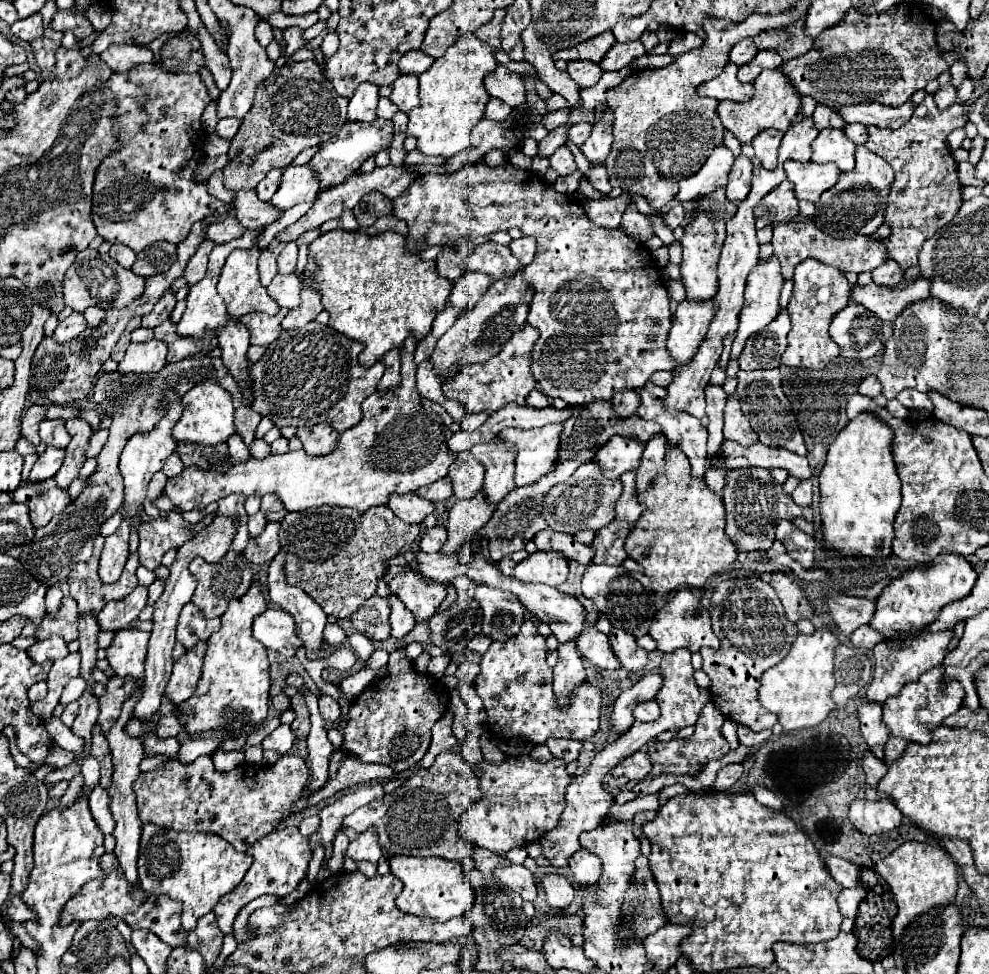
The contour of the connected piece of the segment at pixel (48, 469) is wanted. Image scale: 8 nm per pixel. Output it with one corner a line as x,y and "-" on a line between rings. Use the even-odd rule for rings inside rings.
48,447
44,453
38,455
38,461
34,463
32,471
30,471
30,481
44,481
54,477
54,473
60,469
62,461
64,461
66,451
60,447

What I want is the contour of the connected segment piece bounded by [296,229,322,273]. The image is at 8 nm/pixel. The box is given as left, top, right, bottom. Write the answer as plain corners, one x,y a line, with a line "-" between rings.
314,229
314,231
308,231
308,233
304,233
302,237
298,237
296,245
298,245
298,249
300,249
300,255
298,255
298,269
296,269
296,273
302,273
302,269
304,269
304,265
306,265
306,259
308,259
308,245
310,245
310,241
316,239
320,233
322,233
320,229

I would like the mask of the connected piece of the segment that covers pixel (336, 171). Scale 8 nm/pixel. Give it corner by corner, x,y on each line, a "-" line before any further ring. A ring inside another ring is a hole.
378,119
378,121
374,121
374,125
366,125
366,123
350,125
350,123
346,123
342,127
342,139
328,141
326,145
320,145
320,151
310,161
310,165
314,165
314,169
318,173
320,185
322,187
328,187
328,185
334,187
334,185
342,183
346,177
350,177
354,171
358,171
360,165
368,157
374,157
376,153
388,149
392,143
392,135
394,135
392,121
386,121
386,119

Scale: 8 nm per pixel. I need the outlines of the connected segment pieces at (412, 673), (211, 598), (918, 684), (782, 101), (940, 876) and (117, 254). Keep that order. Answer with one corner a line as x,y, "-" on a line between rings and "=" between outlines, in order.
400,647
390,653
388,675
372,681
350,705
348,723
344,727
342,747
334,749
330,757
328,777
338,773
342,759
356,759
362,763
382,763
396,773
412,769
422,761
430,747
430,727
444,717
450,703
450,691
442,681
426,673
418,673
=
228,551
220,563
212,563
212,565
202,561
200,557
196,557
190,563
190,573
198,581
198,587
196,587
196,593
192,597
192,603
198,605
200,609
204,609
206,617
210,617
210,619
212,617
222,617
228,603
232,599
240,599
250,589
252,577
254,577
254,573
250,569
250,563
244,559
242,553
236,553
236,551
=
936,665
934,669
922,673
918,681
912,681
910,685
904,685
902,693
896,697
886,699
884,703
884,723
890,727
892,737
904,737
908,741
916,743
930,743
932,731
942,725
942,721
956,713
962,707
964,689
958,681
944,683
944,667
=
766,69
764,73
758,75
758,79
754,81
754,97
742,103
736,101
720,101
716,107
716,113
722,121
722,125
740,141
740,143
750,143
760,131
764,129
778,129
778,131
786,131
792,121
802,121
802,103
800,103
800,95
794,89
794,85
790,83
790,79
780,71
780,69
=
908,841
904,845
900,845
896,851
892,851
888,857
876,861
874,871
878,871
886,883
890,885
892,893
894,893
894,901
898,905
898,913
896,919
892,923
892,931
894,937
898,941
898,937
902,935
902,929
918,915
918,913
926,913
926,909
932,909
934,905
944,905
954,901
956,897
956,889
958,889
958,865
952,861
952,857
948,855
946,849
942,849
940,845
930,845
930,843
920,843
920,841
=
112,245
110,257
112,257
120,267
124,267
124,269
130,269
134,261
136,261
136,253
134,253
130,247
126,247
126,245

